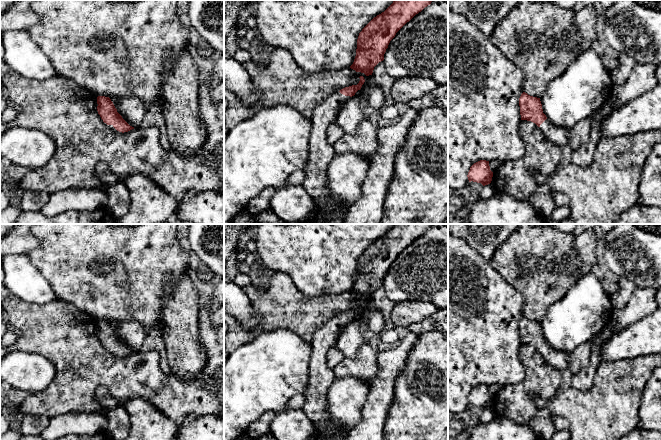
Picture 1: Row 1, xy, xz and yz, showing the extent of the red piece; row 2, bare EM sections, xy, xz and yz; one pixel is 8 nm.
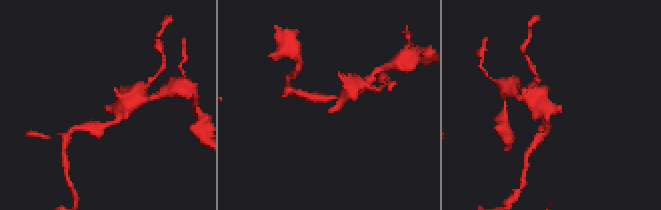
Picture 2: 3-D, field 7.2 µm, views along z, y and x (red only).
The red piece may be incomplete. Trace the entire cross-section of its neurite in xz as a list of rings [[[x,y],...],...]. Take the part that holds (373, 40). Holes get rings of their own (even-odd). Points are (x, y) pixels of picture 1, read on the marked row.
[[[394,0],[393,3],[381,14],[374,17],[359,33],[357,39],[356,56],[351,69],[372,75],[374,67],[384,60],[384,54],[390,41],[396,33],[409,22],[416,14],[431,4],[433,0]]]

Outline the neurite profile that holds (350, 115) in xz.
[[[352,96],[339,108],[335,123],[346,134],[356,133],[360,124],[369,120],[363,111],[364,102],[361,96]]]

